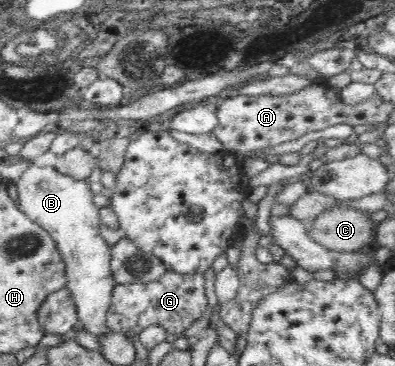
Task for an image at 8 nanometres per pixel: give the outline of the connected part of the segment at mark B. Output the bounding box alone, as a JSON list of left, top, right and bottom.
[16,164,115,337]

